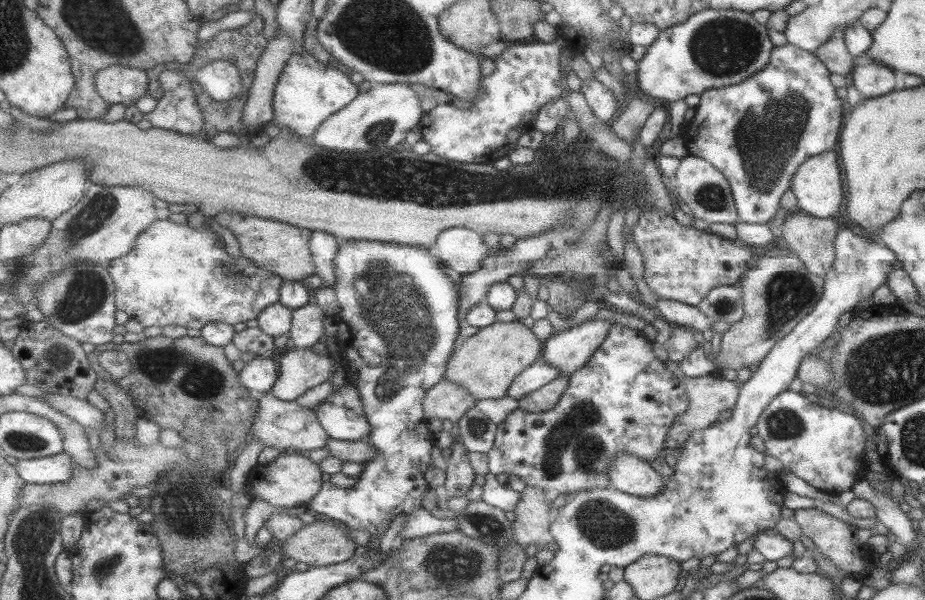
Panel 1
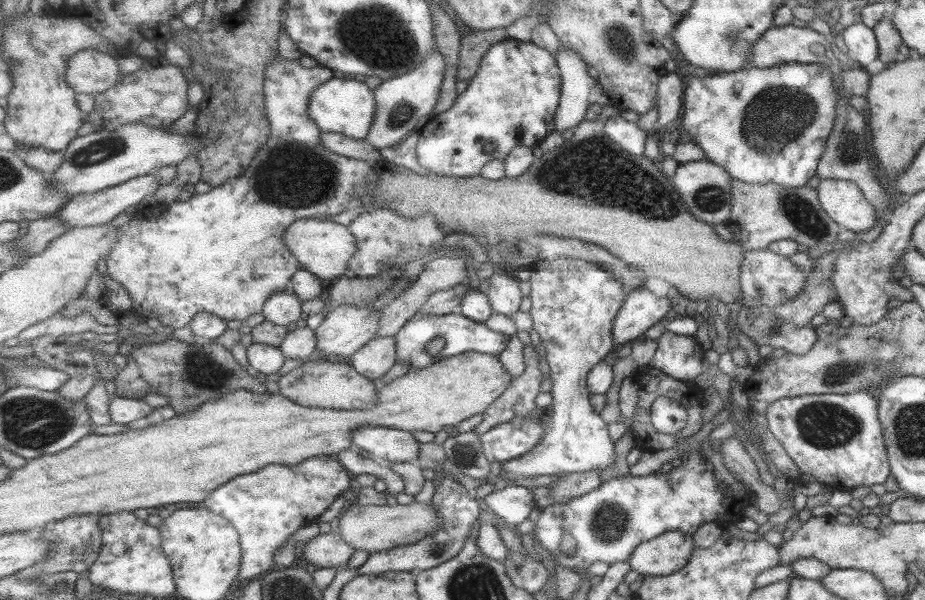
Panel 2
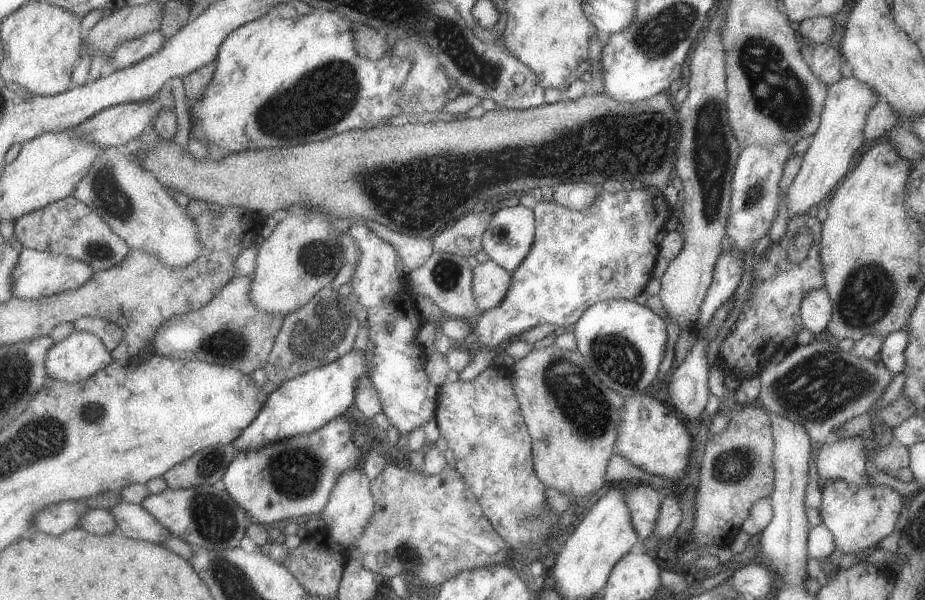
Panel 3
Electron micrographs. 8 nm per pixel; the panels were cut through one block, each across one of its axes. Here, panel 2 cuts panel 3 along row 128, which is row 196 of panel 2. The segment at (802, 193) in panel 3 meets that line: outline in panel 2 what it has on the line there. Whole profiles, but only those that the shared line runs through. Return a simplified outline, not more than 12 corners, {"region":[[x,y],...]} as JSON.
{"region":[[825,178],[820,207],[848,235],[877,223],[853,182]]}

